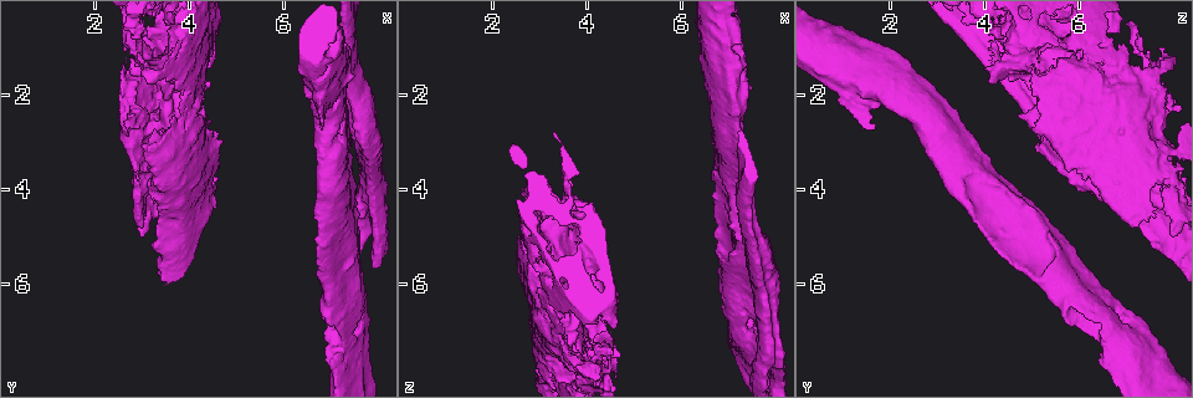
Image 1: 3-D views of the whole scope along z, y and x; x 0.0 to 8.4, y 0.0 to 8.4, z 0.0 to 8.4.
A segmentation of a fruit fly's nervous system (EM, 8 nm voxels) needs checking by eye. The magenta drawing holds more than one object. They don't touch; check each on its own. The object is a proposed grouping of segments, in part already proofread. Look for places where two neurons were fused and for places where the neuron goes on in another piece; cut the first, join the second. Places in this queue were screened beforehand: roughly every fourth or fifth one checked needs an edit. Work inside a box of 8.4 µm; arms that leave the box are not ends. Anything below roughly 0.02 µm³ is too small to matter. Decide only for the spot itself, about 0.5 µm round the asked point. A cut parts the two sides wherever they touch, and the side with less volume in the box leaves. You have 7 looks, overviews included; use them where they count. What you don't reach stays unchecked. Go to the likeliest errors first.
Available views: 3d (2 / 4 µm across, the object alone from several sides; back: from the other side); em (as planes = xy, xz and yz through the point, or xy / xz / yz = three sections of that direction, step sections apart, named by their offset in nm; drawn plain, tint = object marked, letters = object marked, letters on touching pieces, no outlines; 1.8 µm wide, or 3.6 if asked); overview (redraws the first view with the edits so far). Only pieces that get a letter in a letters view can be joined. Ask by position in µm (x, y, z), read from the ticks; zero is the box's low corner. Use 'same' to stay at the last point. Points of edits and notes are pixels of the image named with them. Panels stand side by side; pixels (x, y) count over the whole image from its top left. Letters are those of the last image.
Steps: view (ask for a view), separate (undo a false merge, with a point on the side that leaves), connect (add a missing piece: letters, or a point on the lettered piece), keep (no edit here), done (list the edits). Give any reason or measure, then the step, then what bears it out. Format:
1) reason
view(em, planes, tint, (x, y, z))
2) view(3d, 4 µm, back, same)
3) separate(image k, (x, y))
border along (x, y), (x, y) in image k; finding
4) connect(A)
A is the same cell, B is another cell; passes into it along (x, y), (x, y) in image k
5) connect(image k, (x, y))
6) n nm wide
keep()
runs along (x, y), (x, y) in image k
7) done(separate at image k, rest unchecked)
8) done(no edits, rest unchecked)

branch stops here
view(em, planes, letters, (6.85, 2.35, 1.05))

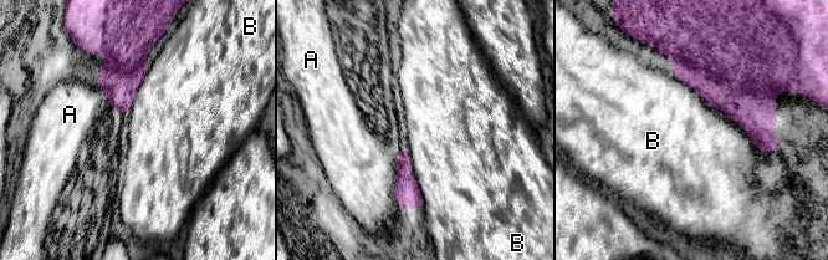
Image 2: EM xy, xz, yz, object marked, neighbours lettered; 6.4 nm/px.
keep()
A and B are other cells; runs along (676, 57), (758, 126), (766, 148) in image 2; none of them fits

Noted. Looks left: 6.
closes a loop
view(em, planes, plain, (2.65, 1.85, 5.10))

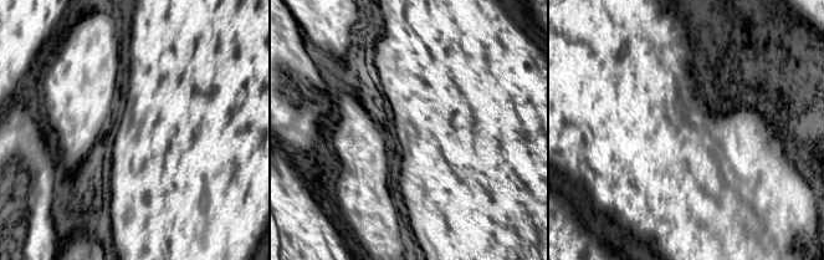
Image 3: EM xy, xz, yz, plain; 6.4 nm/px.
what lies round it
view(em, planes, letters, same)

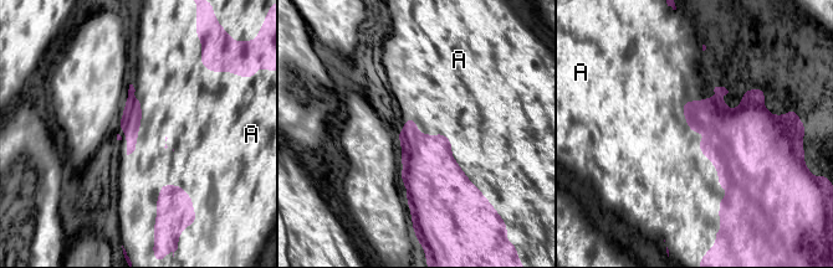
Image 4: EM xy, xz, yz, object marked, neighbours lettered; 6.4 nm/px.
130 nm wide
connect(A)
A is the same cell; the neuron continues

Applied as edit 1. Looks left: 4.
redraw
view(overview)

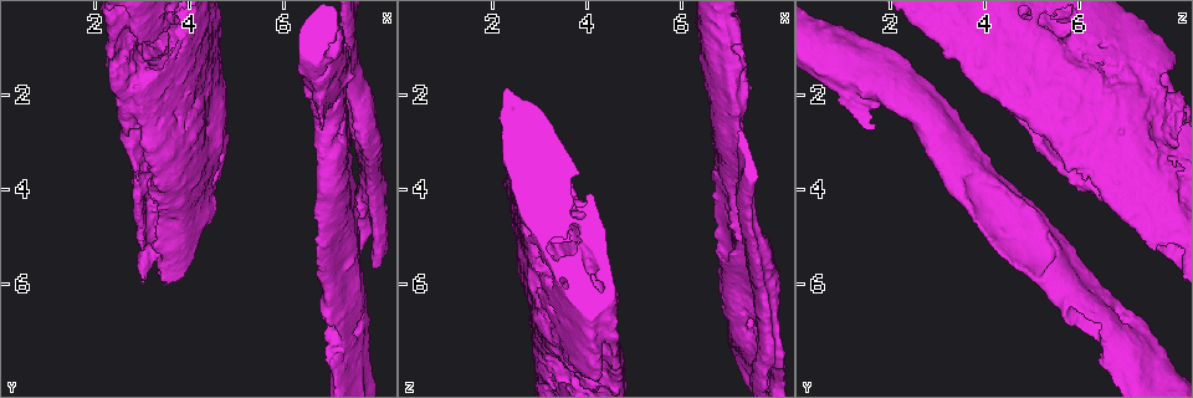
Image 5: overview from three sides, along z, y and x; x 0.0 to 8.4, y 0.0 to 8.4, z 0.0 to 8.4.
stops while still wide
view(3d, 2 µm, (7.30, 3.05, 3.85))

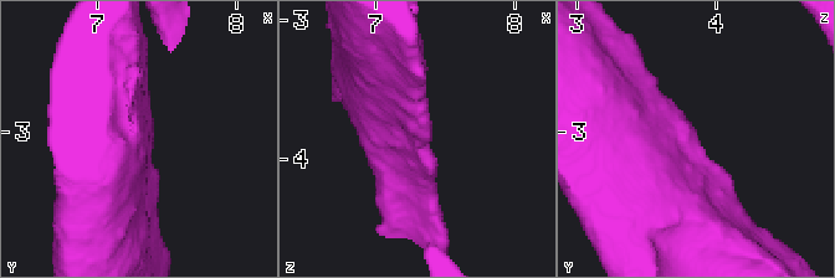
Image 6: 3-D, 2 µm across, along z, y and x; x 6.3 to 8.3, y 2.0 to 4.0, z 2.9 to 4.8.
view(em, planes, plain, (7.38, 3.08, 3.88))

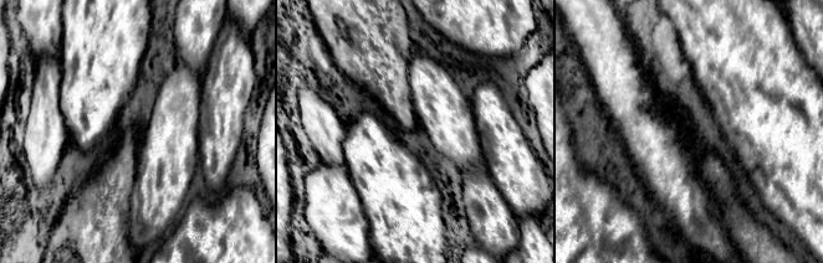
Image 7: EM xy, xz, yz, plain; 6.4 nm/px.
view(em, planes, letters, same)

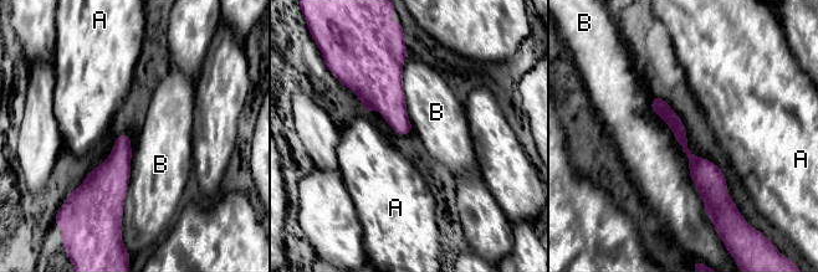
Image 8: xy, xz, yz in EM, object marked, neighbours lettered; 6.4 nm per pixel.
B touches over 900 nm
keep()
A and B are other cells; no lettered piece goes on from it

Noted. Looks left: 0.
done(connect at image 4, rest unchecked)

